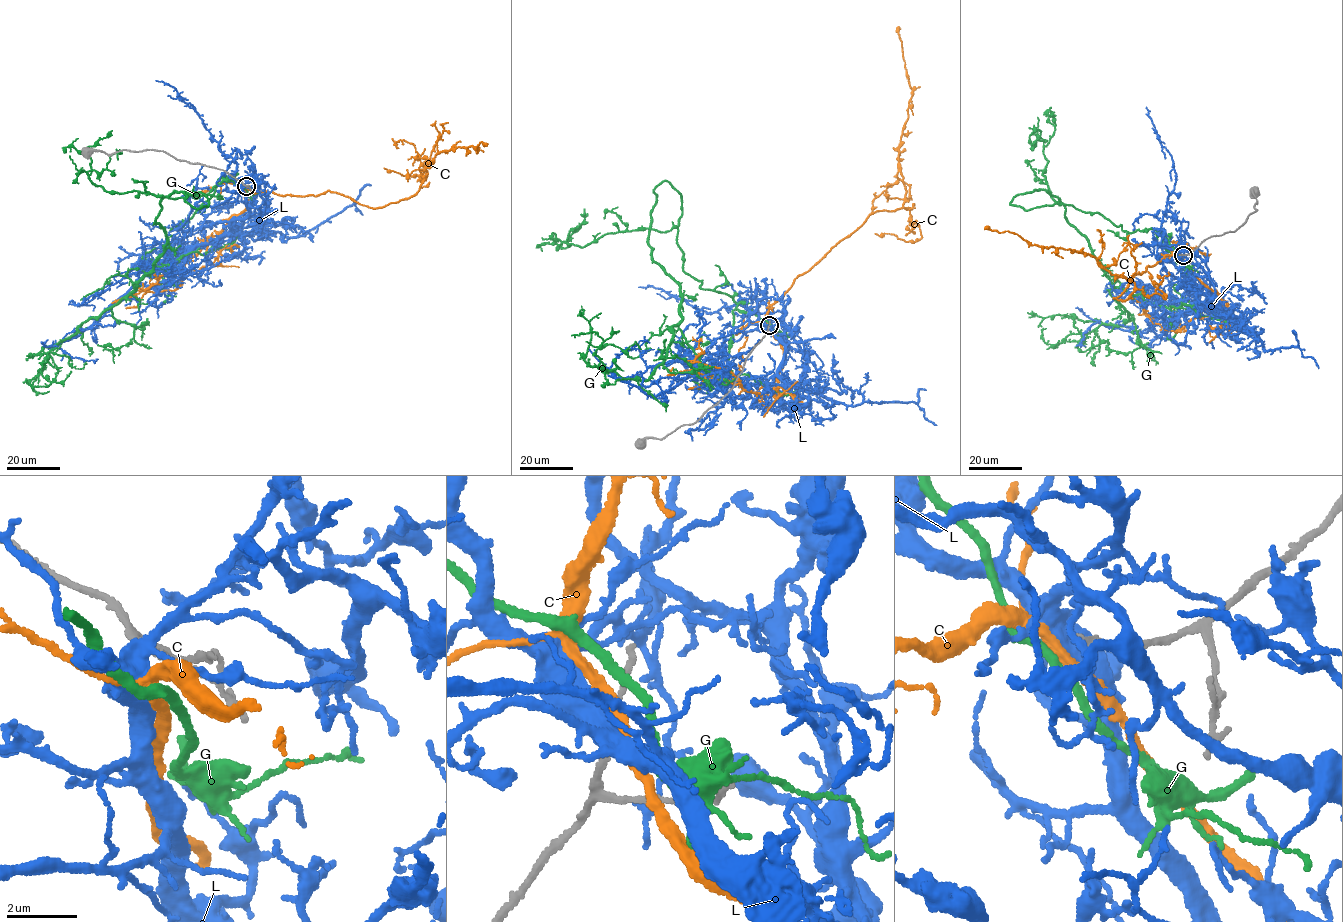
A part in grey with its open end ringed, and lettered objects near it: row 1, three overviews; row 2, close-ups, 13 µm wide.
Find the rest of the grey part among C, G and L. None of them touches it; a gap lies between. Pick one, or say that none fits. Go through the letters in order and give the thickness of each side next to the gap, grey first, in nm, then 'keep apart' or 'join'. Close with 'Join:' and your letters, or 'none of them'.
C: calibres 140 and 280 nm; join
G: calibres 140 and 240 nm; keep apart
L: calibres 140 and 500 nm; keep apart
Join: C

